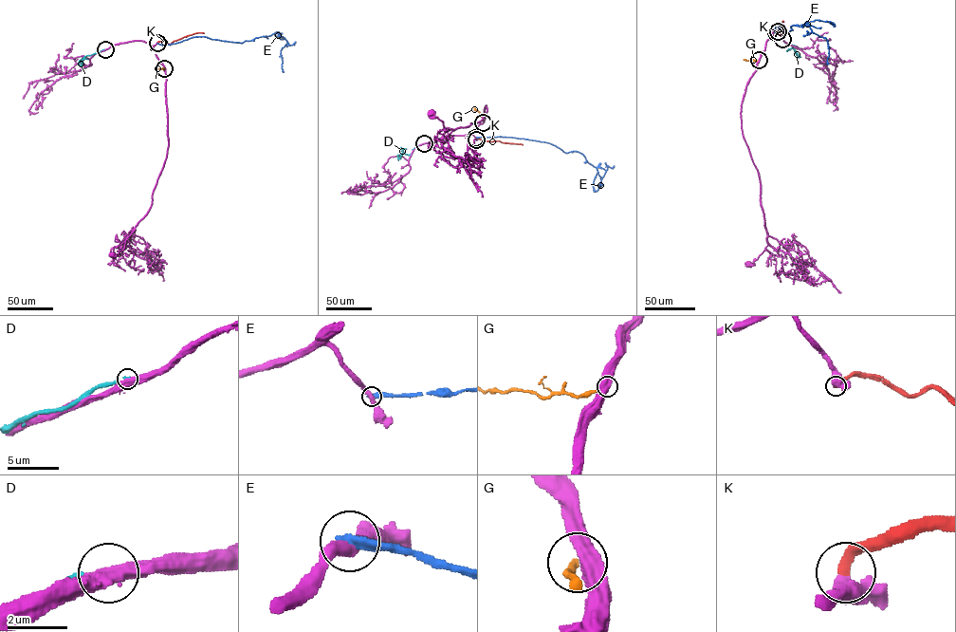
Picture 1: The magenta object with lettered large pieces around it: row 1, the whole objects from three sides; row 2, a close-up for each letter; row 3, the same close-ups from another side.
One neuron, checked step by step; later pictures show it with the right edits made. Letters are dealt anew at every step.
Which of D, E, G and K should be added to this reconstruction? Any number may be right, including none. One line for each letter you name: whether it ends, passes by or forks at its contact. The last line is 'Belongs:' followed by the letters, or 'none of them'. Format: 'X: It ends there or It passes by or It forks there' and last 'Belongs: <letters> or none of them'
K: It ends there
Belongs: K

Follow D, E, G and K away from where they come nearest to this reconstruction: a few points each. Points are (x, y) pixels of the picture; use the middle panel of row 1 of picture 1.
D: (424, 143), (415, 146), (410, 155), (402, 152), (398, 155), (398, 160)
E: (475, 138), (524, 139), (581, 153), (606, 171), (602, 185)
G: (483, 122), (481, 114), (474, 107)
K: (476, 139), (523, 144)

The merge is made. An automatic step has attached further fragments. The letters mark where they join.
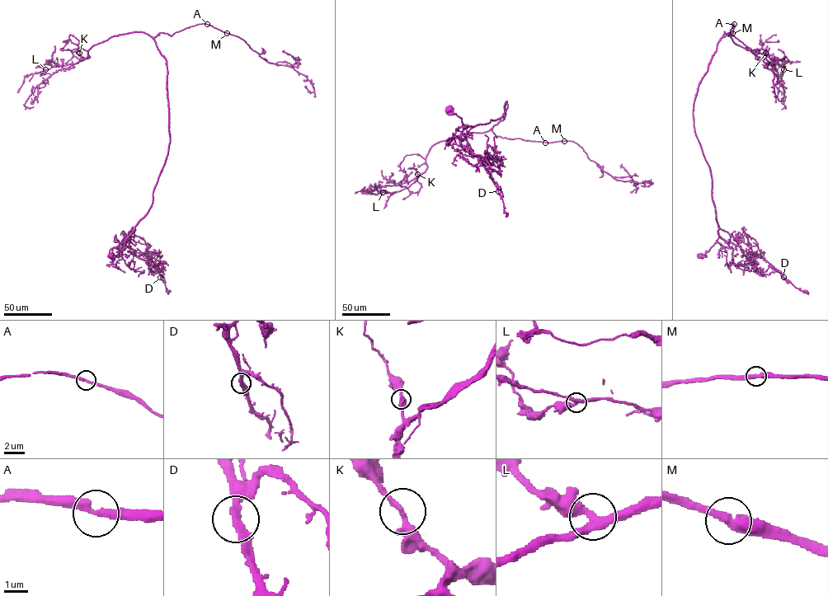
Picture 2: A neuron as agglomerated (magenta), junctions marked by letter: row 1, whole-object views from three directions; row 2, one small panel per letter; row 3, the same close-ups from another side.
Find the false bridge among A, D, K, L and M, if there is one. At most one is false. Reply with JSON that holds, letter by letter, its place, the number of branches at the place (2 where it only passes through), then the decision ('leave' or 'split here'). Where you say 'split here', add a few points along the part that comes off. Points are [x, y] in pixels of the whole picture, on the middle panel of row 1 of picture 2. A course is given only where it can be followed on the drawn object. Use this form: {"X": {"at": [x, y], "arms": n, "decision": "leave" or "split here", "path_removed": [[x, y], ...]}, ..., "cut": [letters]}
{"A": {"at": [545, 143], "arms": 2, "decision": "leave"}, "D": {"at": [498, 191], "arms": 2, "decision": "leave"}, "K": {"at": [417, 174], "arms": 2, "decision": "leave"}, "L": {"at": [383, 192], "arms": 3, "decision": "leave"}, "M": {"at": [564, 141], "arms": 2, "decision": "leave"}, "cut": []}

